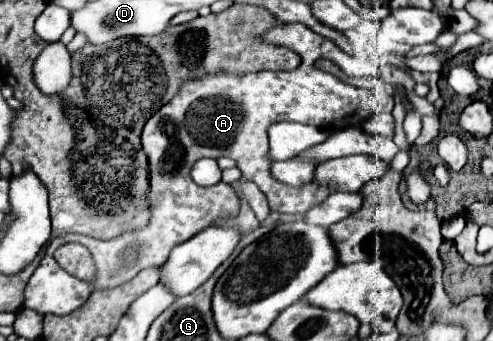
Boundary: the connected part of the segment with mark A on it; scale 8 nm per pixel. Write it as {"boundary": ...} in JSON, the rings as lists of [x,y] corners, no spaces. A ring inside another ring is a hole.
{"boundary":[[[288,23],[288,25],[278,25],[272,27],[270,31],[266,31],[264,39],[272,45],[298,45],[298,55],[302,57],[302,63],[298,65],[298,69],[294,71],[272,71],[272,73],[246,73],[246,75],[230,75],[230,73],[210,73],[206,75],[206,79],[194,79],[190,83],[184,83],[182,89],[178,91],[178,95],[174,95],[174,99],[170,103],[166,103],[160,111],[156,111],[144,125],[142,131],[142,147],[150,159],[150,207],[152,207],[152,219],[148,223],[148,227],[134,231],[134,233],[124,233],[116,239],[109,241],[100,241],[91,237],[84,237],[79,234],[67,234],[51,241],[46,249],[45,256],[36,271],[34,271],[28,287],[26,287],[26,301],[24,307],[36,309],[42,315],[52,313],[52,315],[68,315],[74,309],[78,309],[80,305],[86,303],[88,295],[94,289],[112,289],[118,287],[126,281],[130,281],[134,275],[138,275],[142,269],[146,267],[160,267],[166,263],[172,247],[188,241],[192,235],[200,233],[204,227],[210,227],[216,219],[230,219],[238,213],[240,201],[234,193],[234,189],[226,183],[218,183],[212,187],[200,187],[192,181],[190,177],[190,169],[192,165],[200,159],[200,157],[230,157],[234,161],[238,161],[238,167],[242,173],[246,173],[246,177],[250,177],[254,173],[254,183],[260,187],[260,191],[268,197],[268,205],[272,211],[278,213],[306,213],[310,207],[318,203],[322,203],[330,193],[332,187],[320,187],[318,183],[306,183],[302,187],[290,187],[284,183],[278,183],[272,175],[270,175],[270,157],[268,157],[268,143],[264,143],[264,131],[270,127],[270,123],[276,121],[296,121],[296,123],[306,123],[306,125],[314,125],[314,127],[322,127],[322,129],[344,129],[344,127],[362,127],[362,123],[374,115],[374,113],[382,113],[382,111],[390,111],[392,103],[388,101],[388,105],[382,101],[378,101],[368,89],[358,89],[352,85],[346,85],[342,81],[338,81],[336,77],[331,76],[314,66],[316,59],[346,59],[346,55],[326,37],[314,33],[312,29],[308,29],[302,23]],[[68,242],[77,242],[86,246],[90,251],[94,261],[96,261],[96,283],[84,283],[78,281],[75,276],[70,275],[62,269],[53,257],[54,251],[60,245]],[[136,245],[138,249],[138,257],[132,265],[124,263],[124,249]]]}

